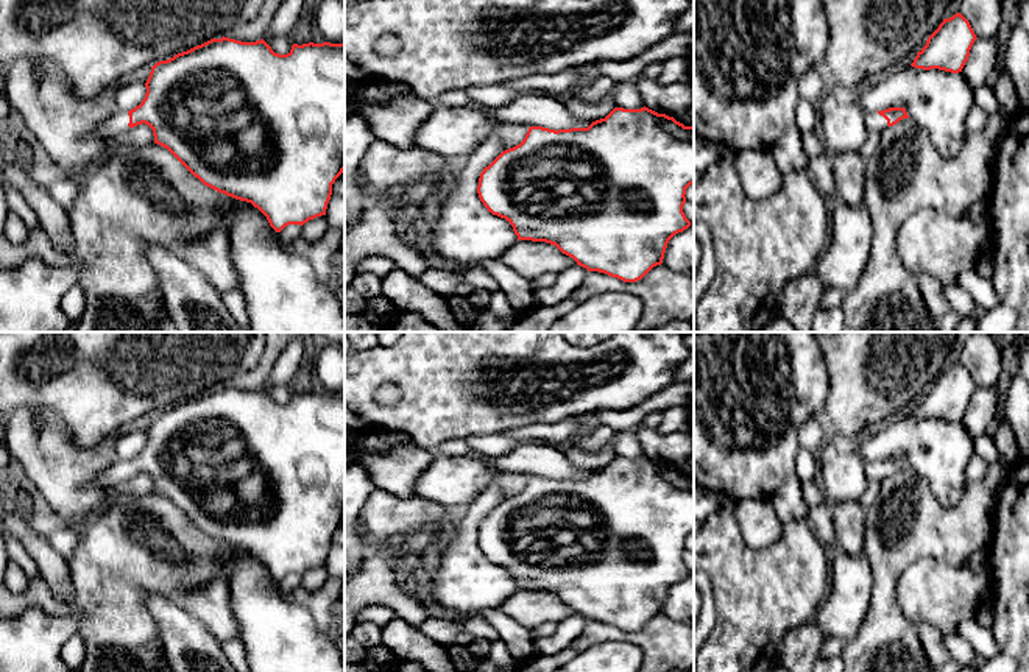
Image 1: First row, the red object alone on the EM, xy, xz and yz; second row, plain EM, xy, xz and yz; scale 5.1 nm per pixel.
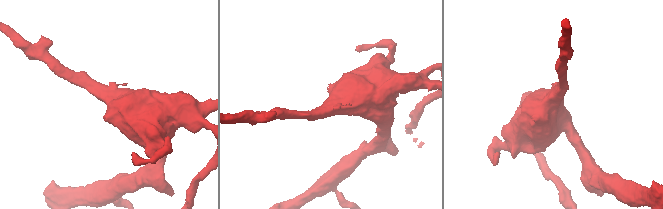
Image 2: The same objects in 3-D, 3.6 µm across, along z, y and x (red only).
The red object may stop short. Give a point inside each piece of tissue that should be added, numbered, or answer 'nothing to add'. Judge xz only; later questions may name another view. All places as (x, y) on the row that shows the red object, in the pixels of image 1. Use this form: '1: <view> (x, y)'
nothing to add

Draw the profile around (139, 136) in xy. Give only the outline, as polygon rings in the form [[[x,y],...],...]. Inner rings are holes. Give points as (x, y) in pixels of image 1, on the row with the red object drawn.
[[[142,123],[129,131],[125,131],[115,137],[106,140],[106,148],[100,156],[100,161],[106,161],[118,153],[139,150],[154,142],[153,129]]]

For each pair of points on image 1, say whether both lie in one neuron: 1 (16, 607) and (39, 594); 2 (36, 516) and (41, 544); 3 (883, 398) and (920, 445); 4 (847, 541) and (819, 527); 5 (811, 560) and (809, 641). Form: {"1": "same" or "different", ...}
{"1": "same", "2": "different", "3": "different", "4": "different", "5": "different"}

